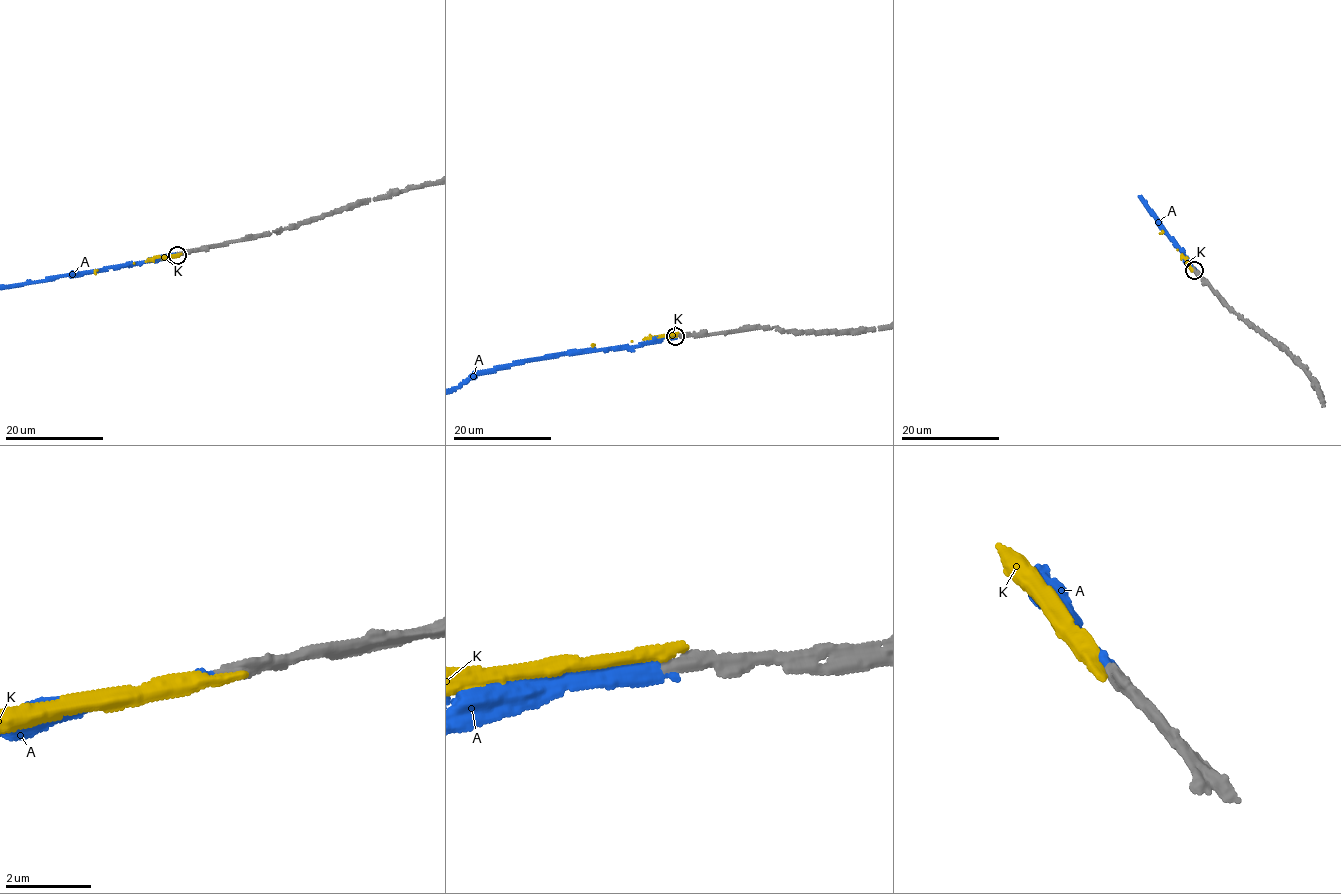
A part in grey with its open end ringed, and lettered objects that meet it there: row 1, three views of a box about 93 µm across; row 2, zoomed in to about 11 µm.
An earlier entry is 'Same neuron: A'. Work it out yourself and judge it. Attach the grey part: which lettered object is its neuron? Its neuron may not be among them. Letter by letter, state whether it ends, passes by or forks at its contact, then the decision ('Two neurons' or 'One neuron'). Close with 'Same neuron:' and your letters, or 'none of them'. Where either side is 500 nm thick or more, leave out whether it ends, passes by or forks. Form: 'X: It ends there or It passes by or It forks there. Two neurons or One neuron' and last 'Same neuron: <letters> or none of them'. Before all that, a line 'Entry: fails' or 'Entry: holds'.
Entry: holds
A: It ends there. One neuron
K: It ends there. Two neurons
Same neuron: A

